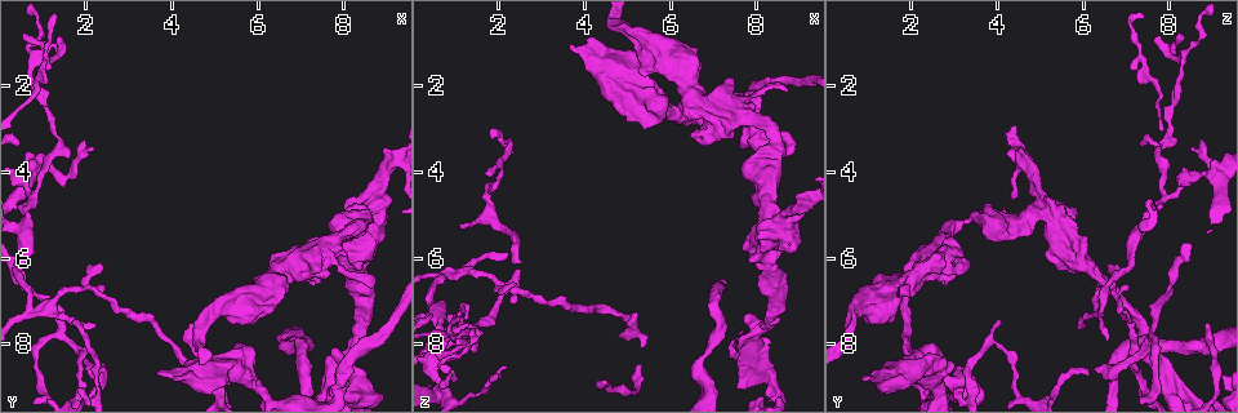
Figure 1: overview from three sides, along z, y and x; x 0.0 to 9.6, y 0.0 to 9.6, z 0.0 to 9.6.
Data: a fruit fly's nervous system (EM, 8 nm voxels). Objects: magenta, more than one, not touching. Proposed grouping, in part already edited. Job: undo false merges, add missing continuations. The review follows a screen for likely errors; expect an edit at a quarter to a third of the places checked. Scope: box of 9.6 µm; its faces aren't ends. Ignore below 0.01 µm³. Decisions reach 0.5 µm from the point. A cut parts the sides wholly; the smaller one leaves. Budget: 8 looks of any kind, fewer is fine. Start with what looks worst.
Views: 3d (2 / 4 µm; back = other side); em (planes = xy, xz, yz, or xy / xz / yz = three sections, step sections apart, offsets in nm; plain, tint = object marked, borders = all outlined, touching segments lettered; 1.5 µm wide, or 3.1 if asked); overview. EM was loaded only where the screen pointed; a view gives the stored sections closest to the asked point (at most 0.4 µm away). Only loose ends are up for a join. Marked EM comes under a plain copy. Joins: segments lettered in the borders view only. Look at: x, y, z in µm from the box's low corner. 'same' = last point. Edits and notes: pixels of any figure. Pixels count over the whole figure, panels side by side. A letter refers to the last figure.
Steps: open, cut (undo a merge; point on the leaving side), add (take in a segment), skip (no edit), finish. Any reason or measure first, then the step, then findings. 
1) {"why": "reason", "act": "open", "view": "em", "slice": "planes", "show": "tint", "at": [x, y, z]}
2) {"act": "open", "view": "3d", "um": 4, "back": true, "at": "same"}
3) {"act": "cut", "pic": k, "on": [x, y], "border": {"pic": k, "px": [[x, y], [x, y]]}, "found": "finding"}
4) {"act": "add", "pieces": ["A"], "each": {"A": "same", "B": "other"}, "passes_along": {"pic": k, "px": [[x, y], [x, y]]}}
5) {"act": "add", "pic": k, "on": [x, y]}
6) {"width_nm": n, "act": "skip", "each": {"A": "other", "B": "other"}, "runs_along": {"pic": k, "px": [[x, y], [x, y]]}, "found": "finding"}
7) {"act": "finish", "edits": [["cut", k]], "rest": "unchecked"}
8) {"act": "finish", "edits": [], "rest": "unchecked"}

{"why": "a narrow waist", "act": "open", "view": "em", "slice": "planes", "show": "tint", "at": [8.40, 5.10, 3.40]}

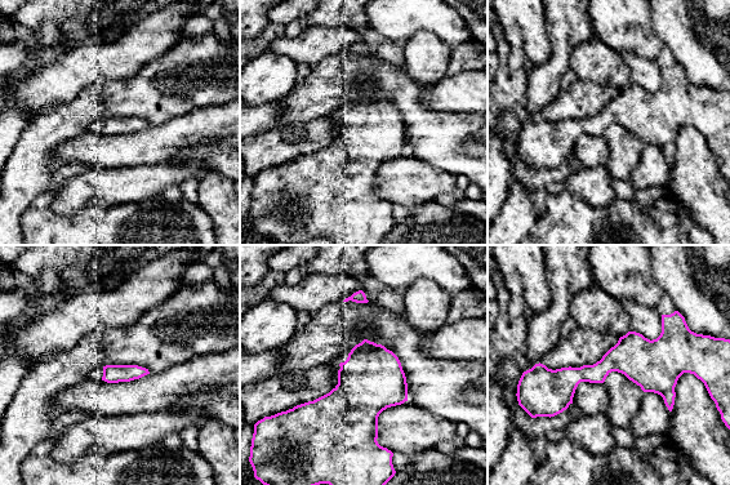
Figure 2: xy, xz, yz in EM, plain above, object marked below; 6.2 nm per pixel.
{"why": "what lies round it", "act": "open", "view": "em", "slice": "planes", "show": "borders", "at": "same"}

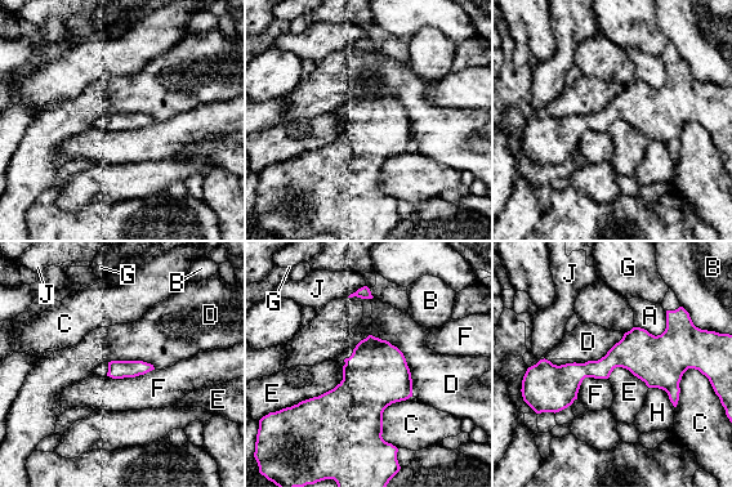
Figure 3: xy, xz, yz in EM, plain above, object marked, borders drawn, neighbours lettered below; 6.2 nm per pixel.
{"act": "skip", "each": {"A": "other", "B": "other", "C": "other", "D": "other", "E": "other", "F": "other", "G": "other", "H": "other", "J": "other"}, "runs_along": {"pic": 3, "px": [[693, 354], [539, 367]]}, "found": "all the same neuron"}

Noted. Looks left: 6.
{"act": "open", "view": "3d", "um": 2, "at": [4.50, 7.45, 8.80]}

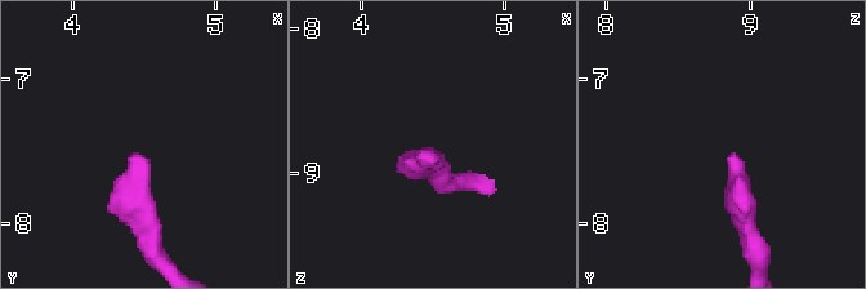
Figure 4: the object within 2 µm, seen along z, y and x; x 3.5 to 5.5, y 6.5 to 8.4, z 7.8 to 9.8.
{"act": "open", "view": "em", "um": 3.1, "slice": "planes", "show": "borders", "at": [4.42, 7.50, 8.86]}

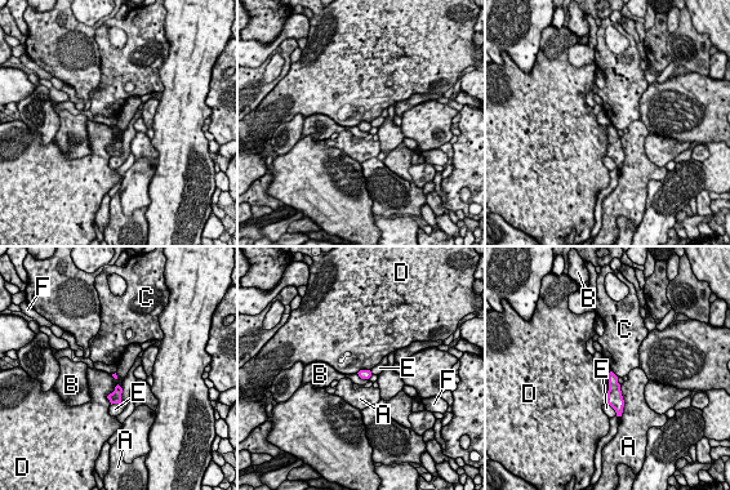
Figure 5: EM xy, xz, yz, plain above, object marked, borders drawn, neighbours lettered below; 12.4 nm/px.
{"act": "skip", "each": {"A": "other", "B": "other", "C": "other", "D": "other", "E": "other", "F": "other"}, "border": {"pic": 5, "px": [[611, 370], [617, 377]]}, "found": "no lettered segment goes on from it"}

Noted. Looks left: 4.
{"why": "thin neck", "act": "open", "view": "em", "slice": "planes", "show": "tint", "at": [0.70, 4.15, 9.15]}

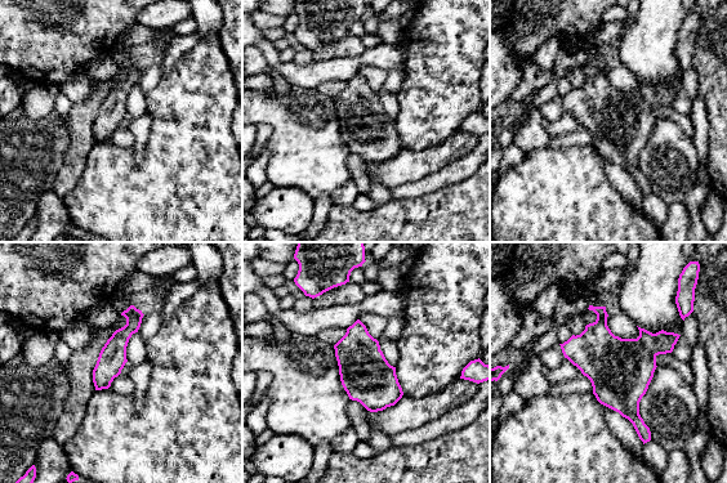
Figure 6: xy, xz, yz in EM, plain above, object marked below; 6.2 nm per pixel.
{"act": "open", "view": "em", "slice": "planes", "show": "borders", "at": "same"}

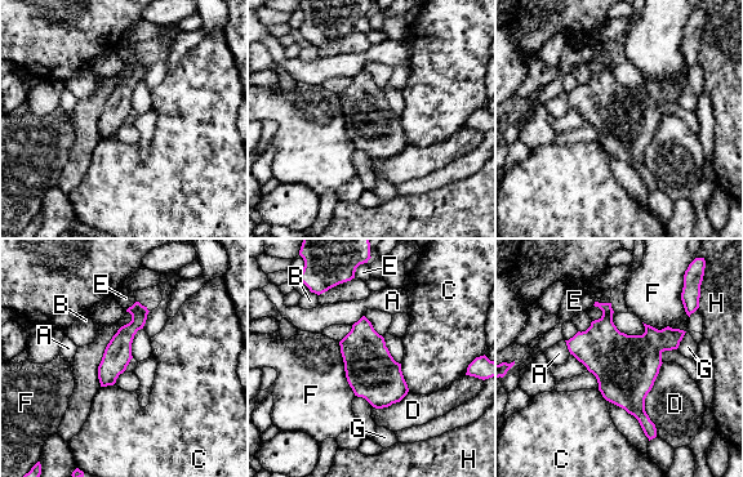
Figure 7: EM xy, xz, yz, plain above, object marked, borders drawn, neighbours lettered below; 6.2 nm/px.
{"width_nm": 320, "act": "skip", "each": {"A": "other", "B": "other", "C": "other", "D": "other", "E": "other", "F": "other", "G": "other", "H": "other"}, "runs_along": {"pic": 7, "px": [[137, 306], [137, 322], [103, 383]]}, "found": "one neuron here"}

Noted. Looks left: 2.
{"act": "finish", "edits": [], "rest": "unchecked"}

